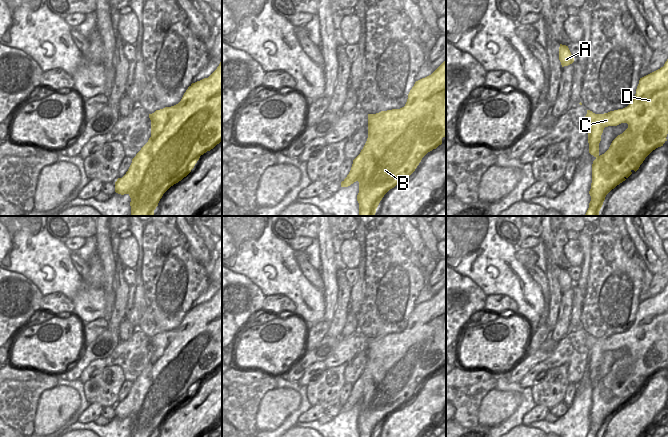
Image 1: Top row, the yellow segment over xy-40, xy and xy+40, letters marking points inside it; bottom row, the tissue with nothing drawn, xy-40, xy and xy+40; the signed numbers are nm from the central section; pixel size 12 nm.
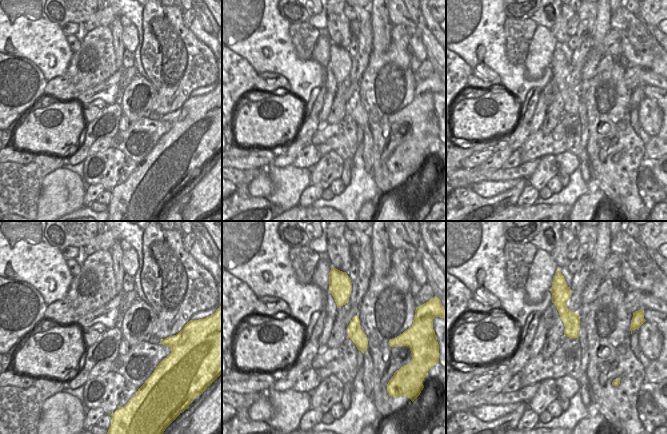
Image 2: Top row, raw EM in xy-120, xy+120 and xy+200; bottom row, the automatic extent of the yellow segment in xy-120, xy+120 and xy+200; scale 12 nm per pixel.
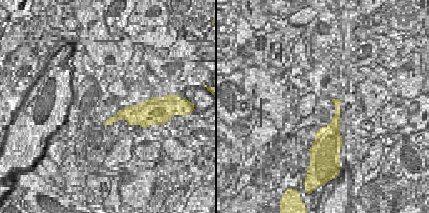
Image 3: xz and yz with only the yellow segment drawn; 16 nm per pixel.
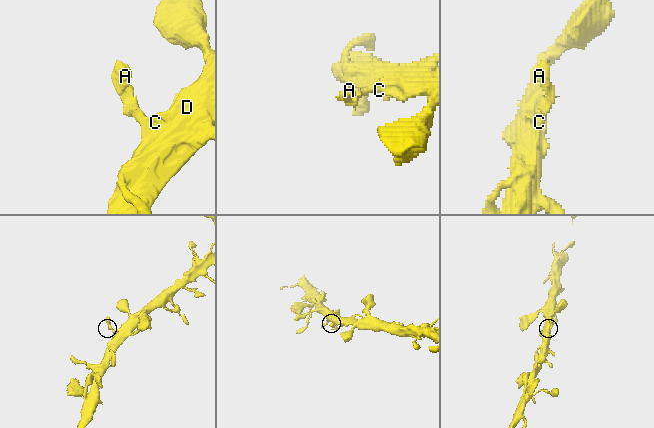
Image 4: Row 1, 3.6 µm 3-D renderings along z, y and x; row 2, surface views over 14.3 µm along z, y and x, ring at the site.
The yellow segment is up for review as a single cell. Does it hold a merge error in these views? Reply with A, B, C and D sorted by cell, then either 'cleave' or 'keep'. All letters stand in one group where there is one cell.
A B C D | keep

